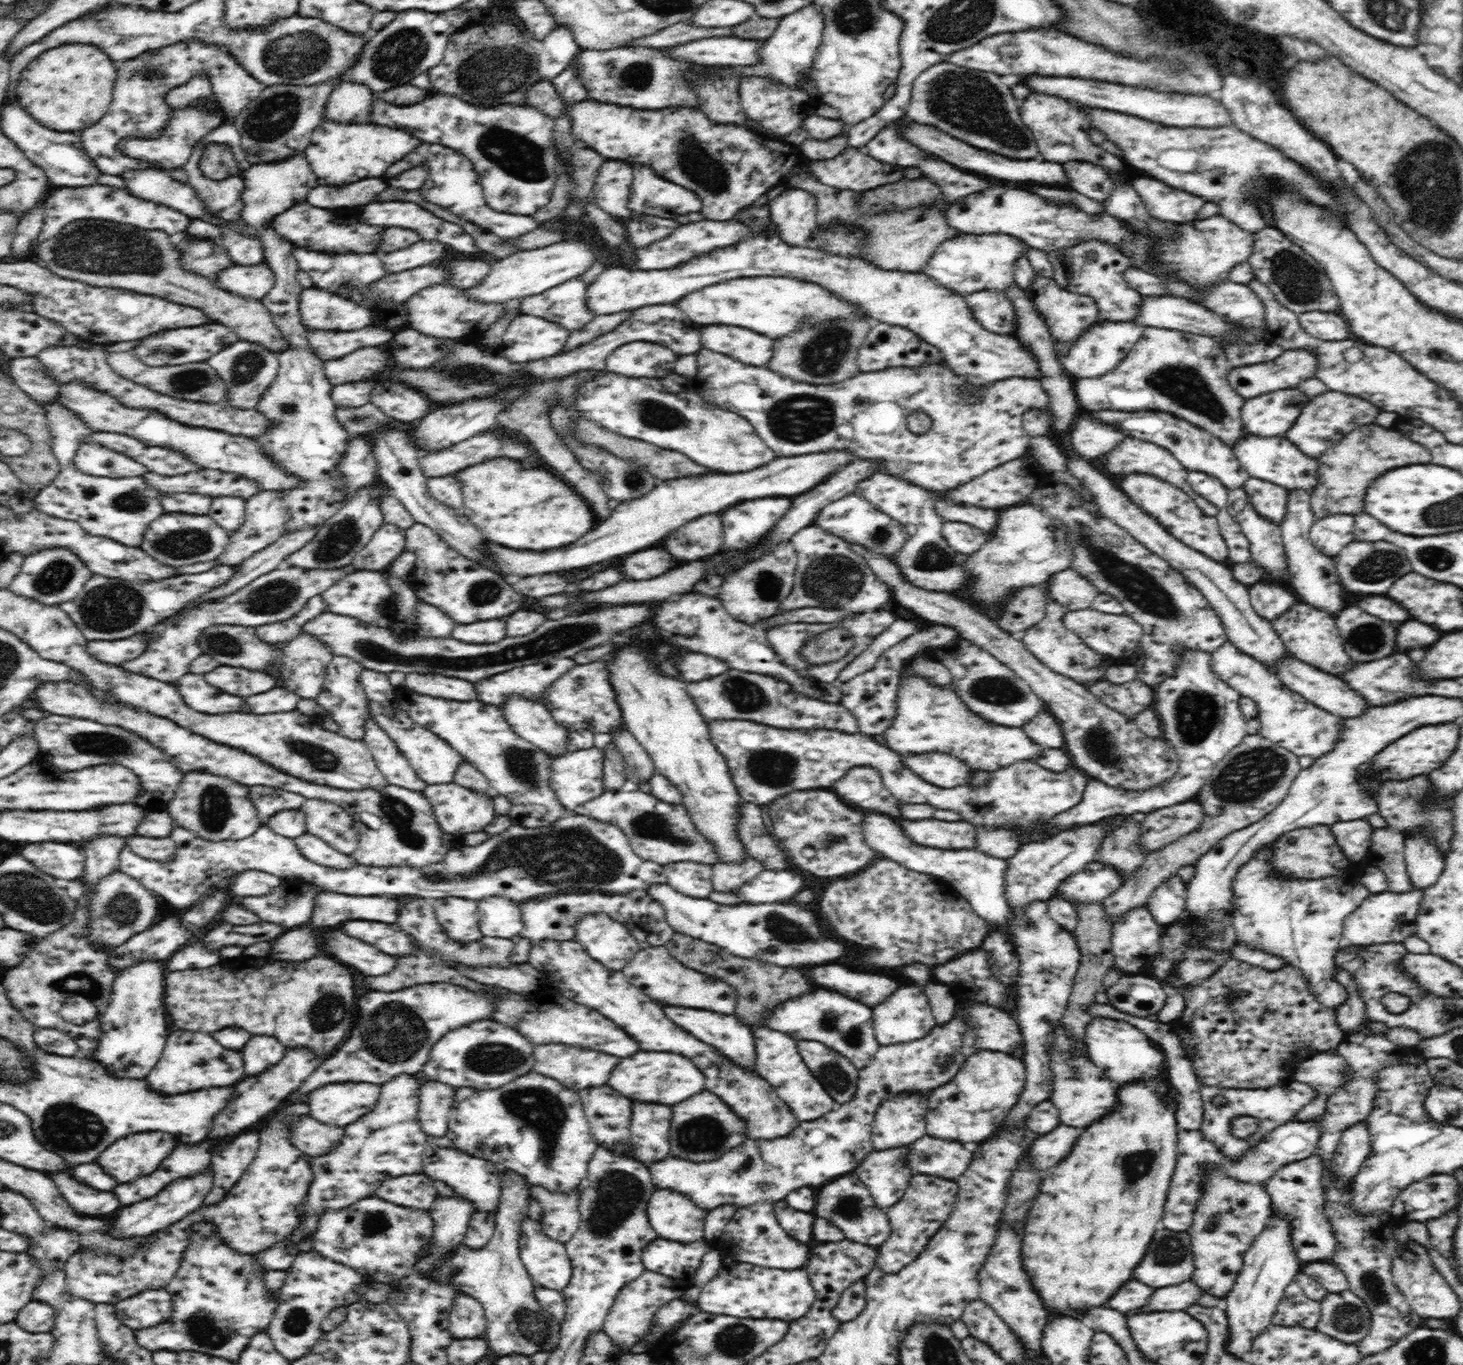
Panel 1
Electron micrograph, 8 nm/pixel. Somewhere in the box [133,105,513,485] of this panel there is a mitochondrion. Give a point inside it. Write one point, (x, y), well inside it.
(215, 155)

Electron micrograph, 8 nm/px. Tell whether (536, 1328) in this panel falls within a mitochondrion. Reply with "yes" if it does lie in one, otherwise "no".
yes

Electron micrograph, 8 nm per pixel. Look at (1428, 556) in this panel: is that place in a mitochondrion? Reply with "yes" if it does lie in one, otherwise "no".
yes

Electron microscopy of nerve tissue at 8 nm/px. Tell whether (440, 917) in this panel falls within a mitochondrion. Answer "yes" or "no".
no

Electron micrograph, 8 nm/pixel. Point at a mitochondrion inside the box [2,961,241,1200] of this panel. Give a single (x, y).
(70, 1126)

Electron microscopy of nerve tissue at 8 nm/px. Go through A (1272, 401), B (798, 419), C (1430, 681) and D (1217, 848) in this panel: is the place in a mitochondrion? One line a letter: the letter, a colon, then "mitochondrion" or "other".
A: other
B: mitochondrion
C: other
D: other

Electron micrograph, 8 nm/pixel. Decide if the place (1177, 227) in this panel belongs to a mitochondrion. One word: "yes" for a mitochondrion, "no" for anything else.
no

